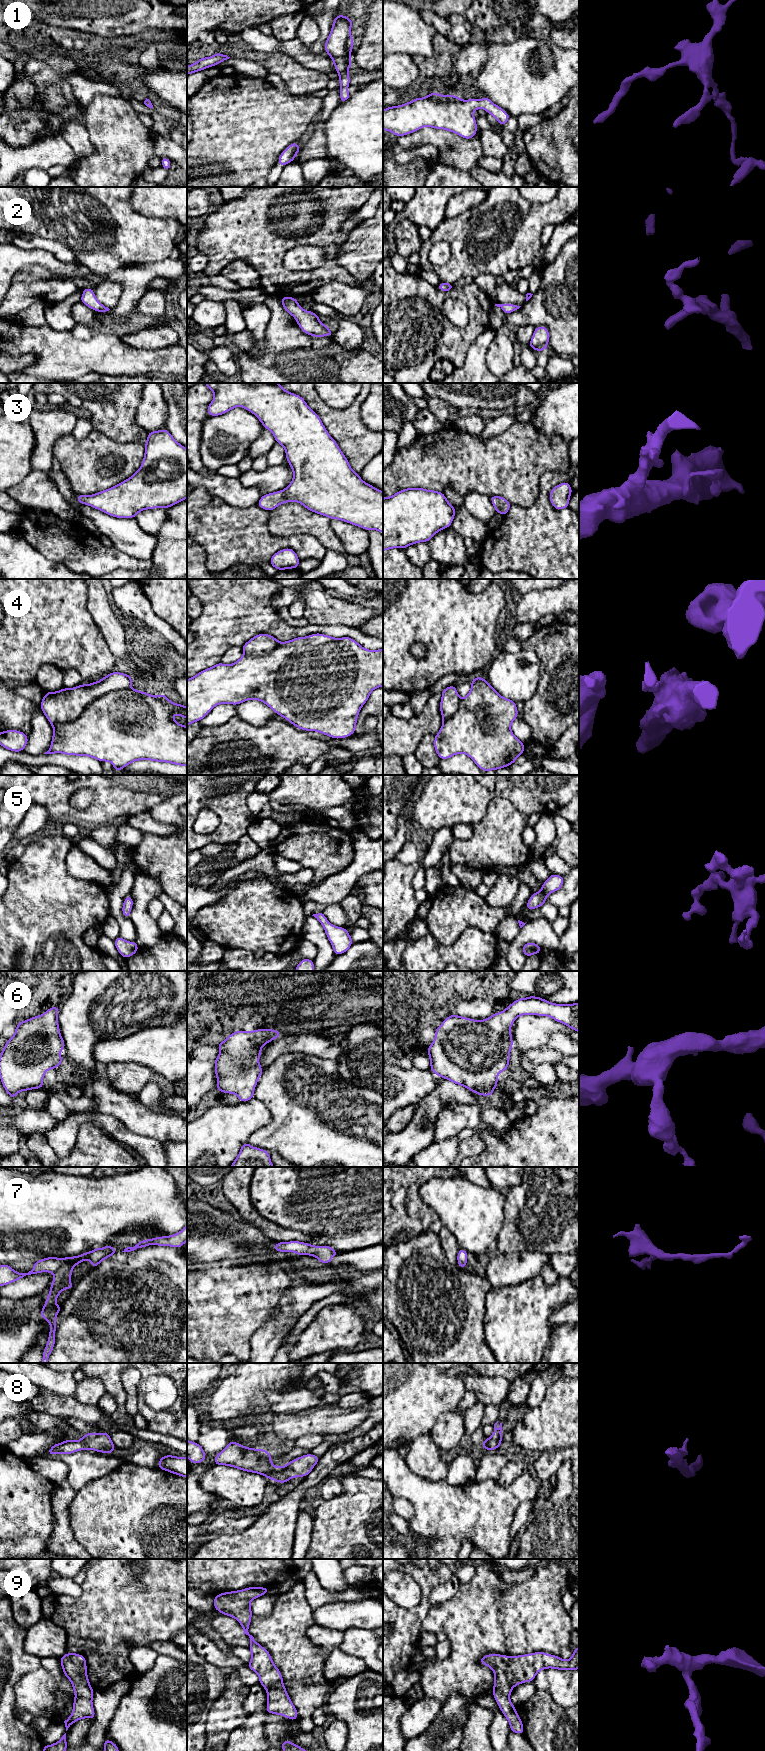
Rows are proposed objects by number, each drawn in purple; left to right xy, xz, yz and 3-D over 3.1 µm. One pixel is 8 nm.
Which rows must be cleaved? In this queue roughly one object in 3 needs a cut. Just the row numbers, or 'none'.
4

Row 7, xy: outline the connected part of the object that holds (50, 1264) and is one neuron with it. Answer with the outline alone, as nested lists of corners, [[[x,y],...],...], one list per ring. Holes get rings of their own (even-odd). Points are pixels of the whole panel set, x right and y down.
[[[108,1245],[102,1248],[94,1248],[91,1252],[84,1252],[79,1256],[65,1258],[47,1257],[34,1262],[33,1269],[28,1273],[19,1273],[13,1270],[8,1264],[0,1265],[0,1287],[13,1283],[26,1275],[42,1272],[54,1274],[52,1284],[49,1287],[50,1293],[46,1298],[43,1309],[40,1311],[41,1317],[50,1324],[48,1341],[43,1350],[41,1363],[48,1363],[48,1357],[55,1346],[56,1316],[62,1308],[62,1305],[56,1305],[56,1300],[63,1290],[73,1289],[75,1286],[69,1281],[72,1277],[74,1266],[79,1265],[82,1261],[89,1260],[92,1268],[94,1268],[103,1260],[116,1253],[116,1249],[113,1246]]]

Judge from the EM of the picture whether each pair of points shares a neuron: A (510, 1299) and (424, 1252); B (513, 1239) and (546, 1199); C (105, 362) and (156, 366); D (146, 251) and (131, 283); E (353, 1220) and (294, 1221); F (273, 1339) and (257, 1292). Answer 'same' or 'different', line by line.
A: different
B: same
C: same
D: different
E: same
F: different

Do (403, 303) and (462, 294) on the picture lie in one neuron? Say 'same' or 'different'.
same

